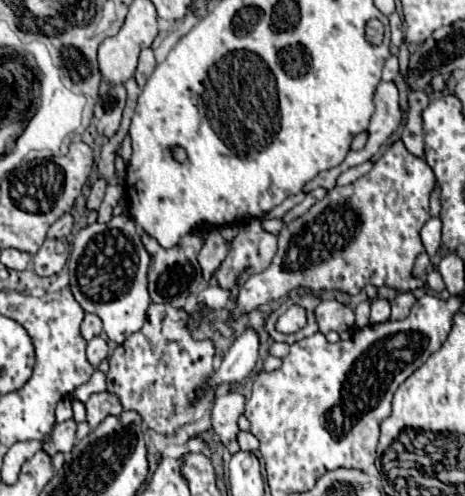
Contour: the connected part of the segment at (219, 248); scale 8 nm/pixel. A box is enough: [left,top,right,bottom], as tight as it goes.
[199,231,227,279]

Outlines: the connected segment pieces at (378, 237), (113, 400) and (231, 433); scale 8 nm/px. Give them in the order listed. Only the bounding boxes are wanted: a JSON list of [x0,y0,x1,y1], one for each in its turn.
[[231,141,445,319],[85,391,123,427],[211,391,245,445]]

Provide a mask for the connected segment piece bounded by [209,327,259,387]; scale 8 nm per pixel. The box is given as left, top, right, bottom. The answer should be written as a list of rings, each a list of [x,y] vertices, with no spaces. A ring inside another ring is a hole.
[[[247,327],[229,347],[227,355],[221,361],[221,367],[209,379],[211,387],[219,387],[223,383],[243,381],[255,367],[259,351],[259,335],[255,329]]]

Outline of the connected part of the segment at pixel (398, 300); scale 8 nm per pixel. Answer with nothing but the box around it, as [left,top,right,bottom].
[391,293,415,319]

